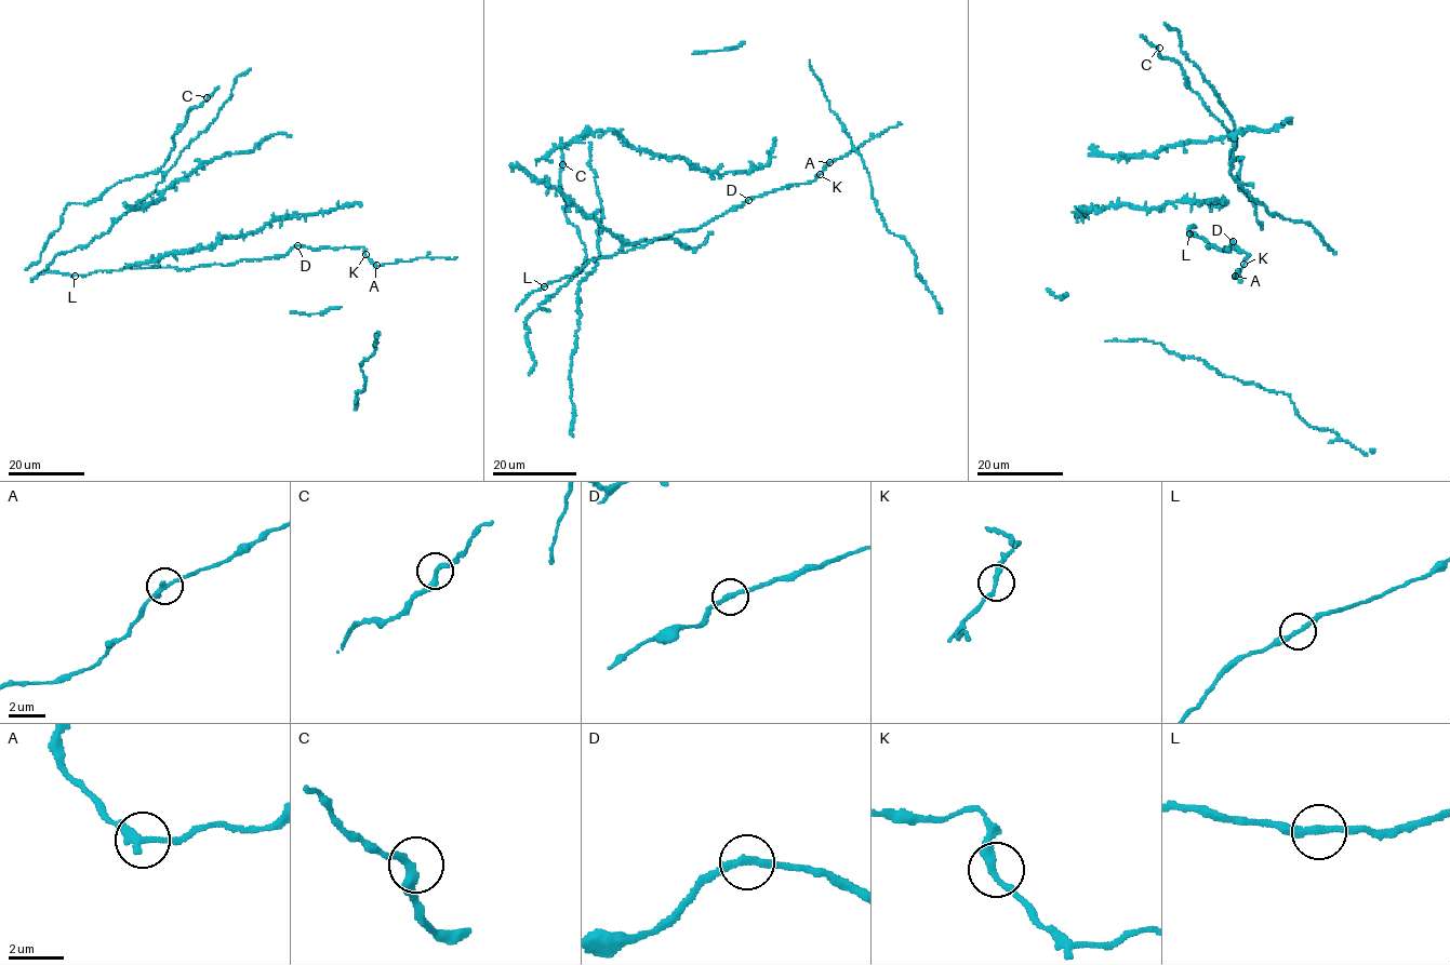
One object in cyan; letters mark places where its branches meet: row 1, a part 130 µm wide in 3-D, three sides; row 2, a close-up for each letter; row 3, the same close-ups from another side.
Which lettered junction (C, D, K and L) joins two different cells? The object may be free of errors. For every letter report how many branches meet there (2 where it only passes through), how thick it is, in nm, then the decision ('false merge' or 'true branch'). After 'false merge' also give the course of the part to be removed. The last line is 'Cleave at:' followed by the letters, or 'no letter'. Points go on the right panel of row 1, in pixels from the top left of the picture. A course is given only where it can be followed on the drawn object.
C: branches 2; calibre 280 nm; true branch
D: branches 2; calibre 240 nm; true branch
K: branches 2; calibre 260 nm; true branch
L: branches 2; calibre 260 nm; true branch
Cleave at: no letter

